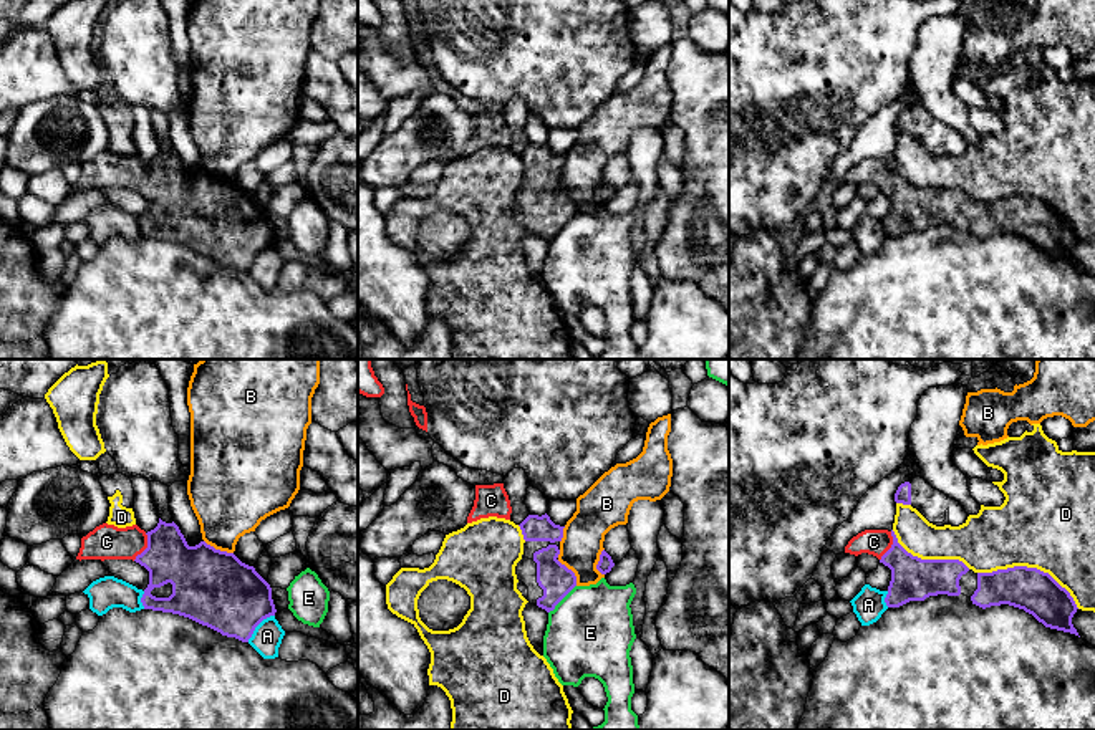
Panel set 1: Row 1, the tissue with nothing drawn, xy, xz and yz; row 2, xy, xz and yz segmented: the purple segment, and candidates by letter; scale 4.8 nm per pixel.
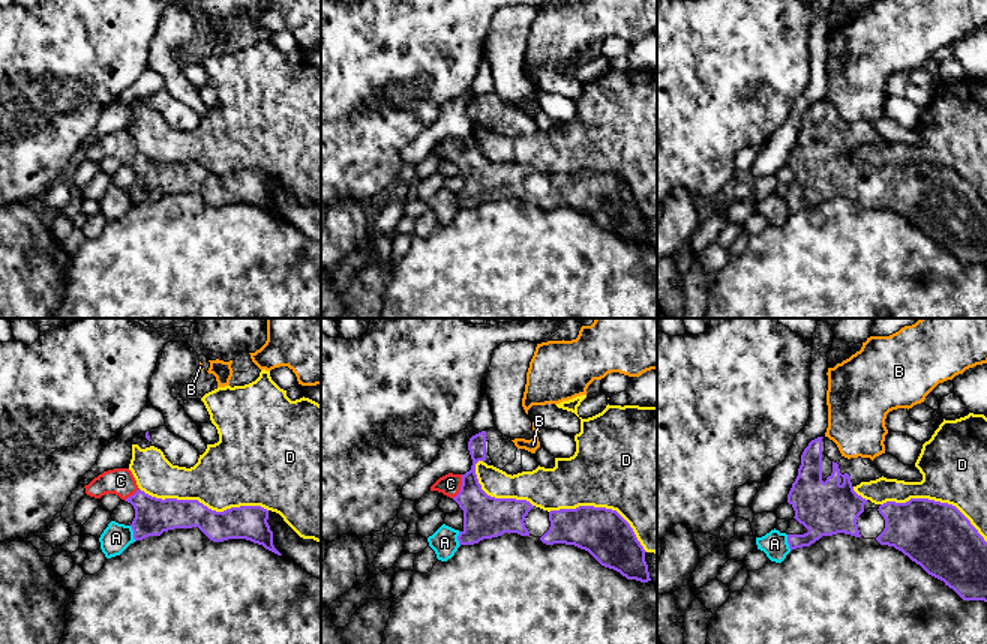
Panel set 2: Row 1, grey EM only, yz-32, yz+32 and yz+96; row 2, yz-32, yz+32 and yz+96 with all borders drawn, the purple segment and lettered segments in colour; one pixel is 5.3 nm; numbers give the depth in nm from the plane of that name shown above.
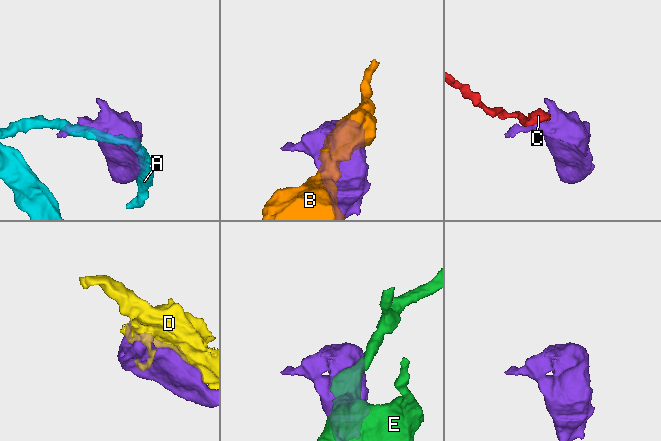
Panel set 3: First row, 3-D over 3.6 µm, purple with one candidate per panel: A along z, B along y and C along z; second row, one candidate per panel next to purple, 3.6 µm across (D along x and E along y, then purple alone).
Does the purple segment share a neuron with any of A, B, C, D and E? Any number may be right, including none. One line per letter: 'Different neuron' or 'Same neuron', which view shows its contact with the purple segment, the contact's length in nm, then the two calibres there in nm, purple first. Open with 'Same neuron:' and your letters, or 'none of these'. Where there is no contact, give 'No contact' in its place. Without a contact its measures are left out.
Same neuron: C
A: Different neuron. Touches purple in xy. Shared border 190 nm. Thickness 360 nm (purple) against 140 nm
B: Different neuron. Touches purple in xy. Shared border 160 nm. Thickness 380 nm (purple) against 360 nm
C: Same neuron. Touches purple in xy. Shared border 150 nm. Thickness 240 nm (purple) against 180 nm
D: Different neuron. Touches purple in yz. Shared border 550 nm. Thickness 220 nm (purple) against 460 nm
E: Different neuron. Touches purple in xz. Shared border 190 nm. Thickness 160 nm (purple) against 420 nm

